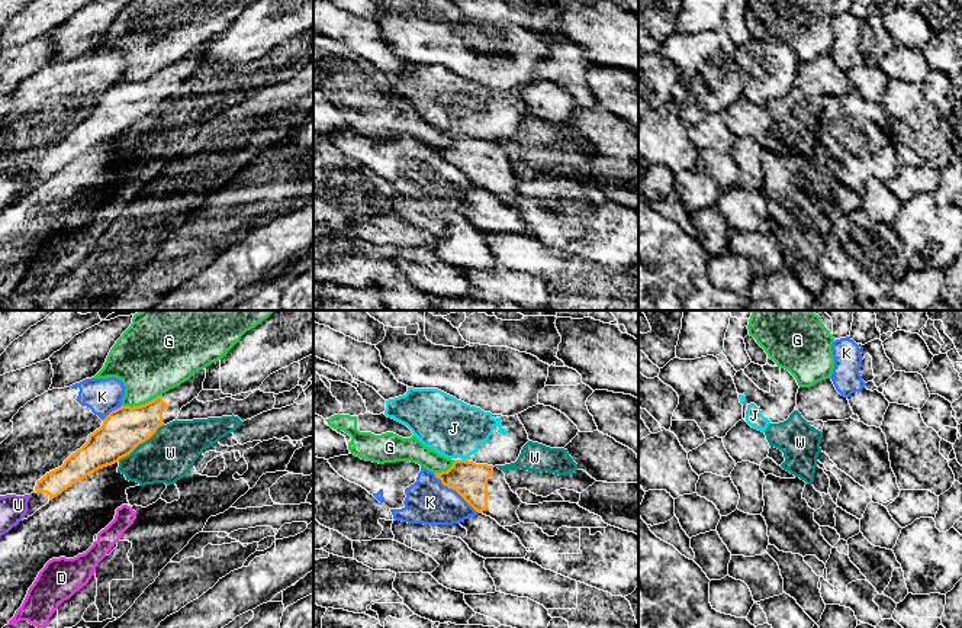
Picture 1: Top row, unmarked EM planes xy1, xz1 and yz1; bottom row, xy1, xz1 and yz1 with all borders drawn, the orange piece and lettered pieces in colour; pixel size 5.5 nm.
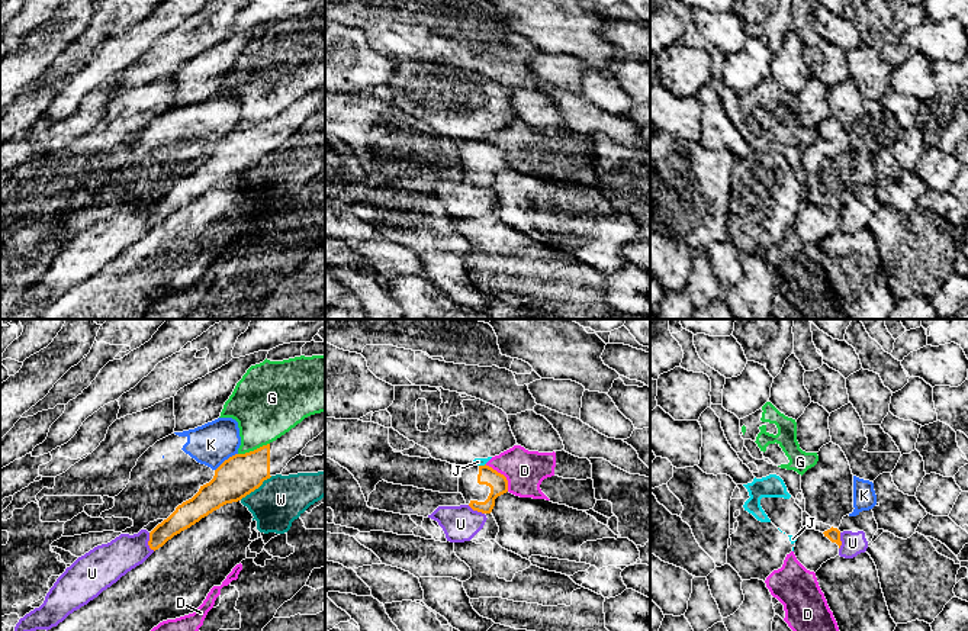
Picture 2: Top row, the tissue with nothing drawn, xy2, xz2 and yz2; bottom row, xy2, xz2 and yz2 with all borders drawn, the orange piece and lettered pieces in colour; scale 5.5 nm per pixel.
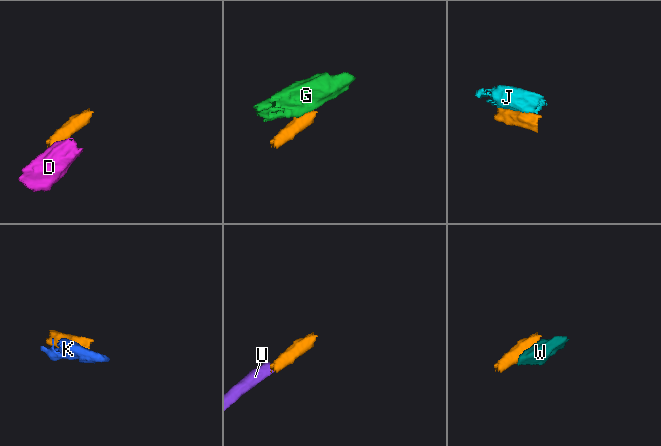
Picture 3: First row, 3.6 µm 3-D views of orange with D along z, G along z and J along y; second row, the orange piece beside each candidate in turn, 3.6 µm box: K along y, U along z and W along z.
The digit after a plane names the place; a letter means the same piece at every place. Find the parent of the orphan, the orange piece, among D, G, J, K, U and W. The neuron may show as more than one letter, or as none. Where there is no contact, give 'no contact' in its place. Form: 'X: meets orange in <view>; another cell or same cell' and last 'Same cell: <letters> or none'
D: meets orange in xz2; another cell
G: meets orange in xy1; another cell
J: meets orange in xz1; another cell
K: meets orange in xz1; another cell
U: meets orange in xy2; another cell
W: meets orange in xy1; another cell
Same cell: none

